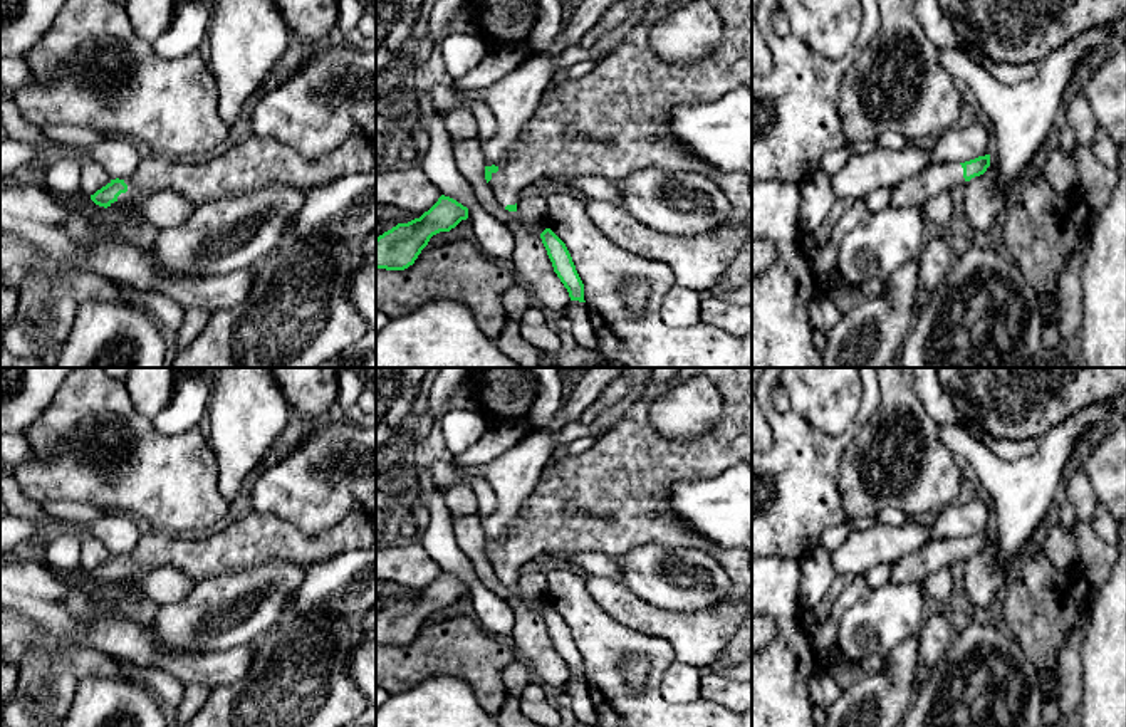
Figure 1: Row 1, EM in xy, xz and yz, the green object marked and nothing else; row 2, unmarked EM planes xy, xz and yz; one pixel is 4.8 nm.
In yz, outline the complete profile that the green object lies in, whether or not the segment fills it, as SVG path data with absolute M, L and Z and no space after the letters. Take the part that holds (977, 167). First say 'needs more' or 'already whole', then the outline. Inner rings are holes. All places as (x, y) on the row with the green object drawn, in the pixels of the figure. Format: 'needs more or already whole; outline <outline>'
needs more; outline M990 154L978 156L965 163L935 163L925 168L918 176L903 180L889 188L891 205L923 208L936 193L963 186L975 176L980 176L990 166Z

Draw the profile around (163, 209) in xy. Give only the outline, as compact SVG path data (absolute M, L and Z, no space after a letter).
M158 190L149 193L136 205L99 207L94 201L84 201L76 195L60 195L59 203L96 220L126 222L131 218L148 222L154 228L168 228L183 223L196 210L188 196L173 190Z

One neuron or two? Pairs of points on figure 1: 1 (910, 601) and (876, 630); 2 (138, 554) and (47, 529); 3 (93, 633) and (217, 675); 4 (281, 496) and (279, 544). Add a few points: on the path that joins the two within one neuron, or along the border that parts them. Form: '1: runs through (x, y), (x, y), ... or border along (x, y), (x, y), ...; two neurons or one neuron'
1: runs through (901, 605), (885, 622); one neuron
2: border along (108, 558), (89, 571); two neurons
3: runs through (123, 637), (158, 659), (187, 665); one neuron
4: border along (254, 509), (264, 514), (276, 514), (287, 524); two neurons

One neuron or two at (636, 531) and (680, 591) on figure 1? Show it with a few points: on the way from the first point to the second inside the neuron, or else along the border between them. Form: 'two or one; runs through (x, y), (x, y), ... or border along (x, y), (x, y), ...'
two; border along (660, 543), (638, 544), (625, 553)

